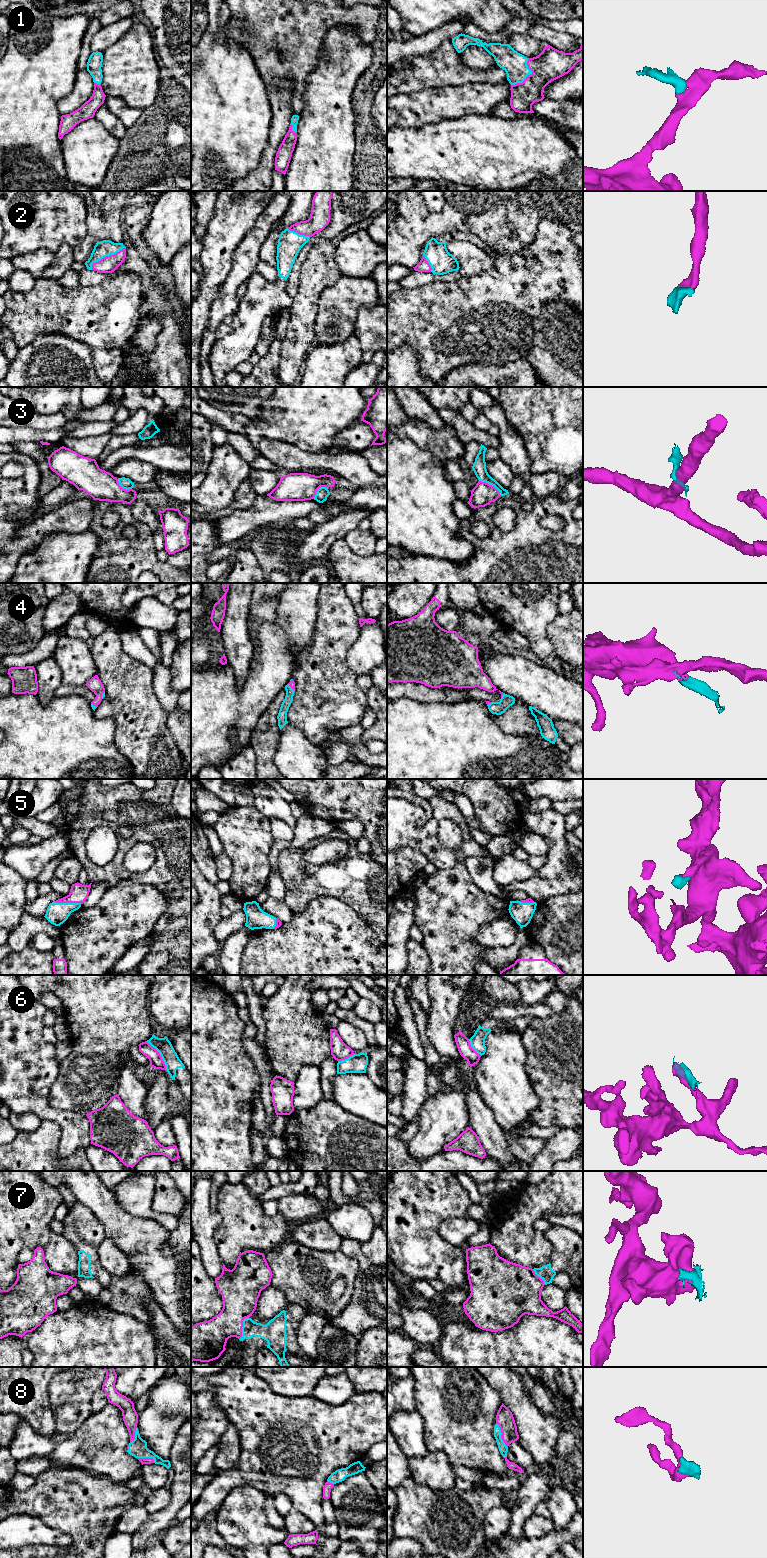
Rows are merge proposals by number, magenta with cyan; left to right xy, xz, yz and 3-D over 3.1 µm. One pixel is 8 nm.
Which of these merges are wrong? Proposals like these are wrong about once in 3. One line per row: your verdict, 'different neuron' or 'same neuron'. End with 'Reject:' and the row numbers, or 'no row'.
1: same neuron
2: same neuron
3: different neuron
4: same neuron
5: same neuron
6: different neuron
7: same neuron
8: same neuron
Reject: 3, 6

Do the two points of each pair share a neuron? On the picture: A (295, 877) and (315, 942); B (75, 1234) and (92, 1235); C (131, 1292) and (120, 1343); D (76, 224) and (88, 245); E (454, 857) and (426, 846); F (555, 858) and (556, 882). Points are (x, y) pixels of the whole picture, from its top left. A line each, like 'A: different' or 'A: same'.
A: different
B: same
C: different
D: different
E: same
F: same

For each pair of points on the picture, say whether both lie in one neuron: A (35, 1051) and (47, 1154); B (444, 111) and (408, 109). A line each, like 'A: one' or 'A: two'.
A: two
B: one

